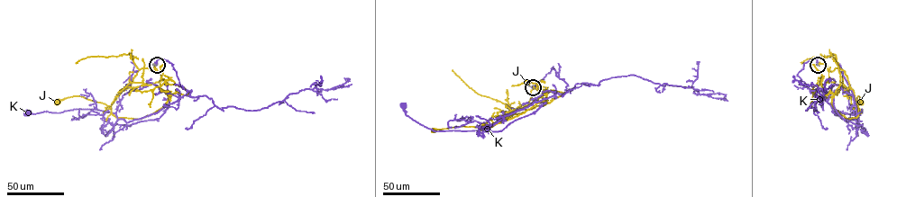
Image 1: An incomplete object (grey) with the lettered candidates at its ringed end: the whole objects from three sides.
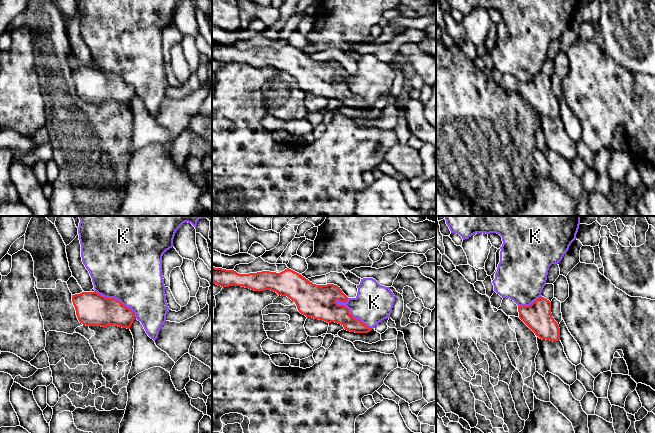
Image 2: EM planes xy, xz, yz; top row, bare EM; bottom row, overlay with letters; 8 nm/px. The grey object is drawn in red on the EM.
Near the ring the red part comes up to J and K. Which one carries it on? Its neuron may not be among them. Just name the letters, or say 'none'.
J

